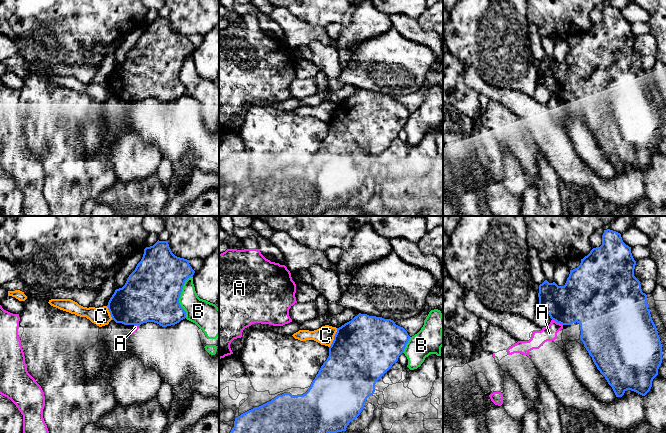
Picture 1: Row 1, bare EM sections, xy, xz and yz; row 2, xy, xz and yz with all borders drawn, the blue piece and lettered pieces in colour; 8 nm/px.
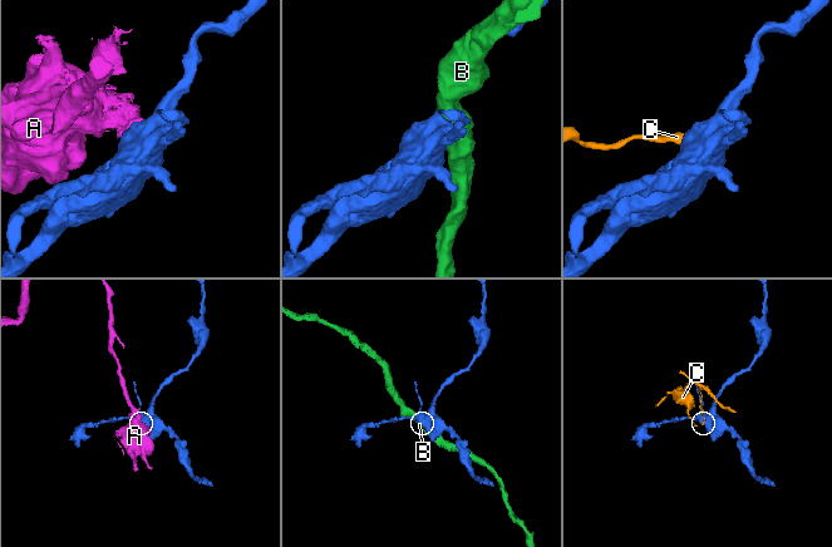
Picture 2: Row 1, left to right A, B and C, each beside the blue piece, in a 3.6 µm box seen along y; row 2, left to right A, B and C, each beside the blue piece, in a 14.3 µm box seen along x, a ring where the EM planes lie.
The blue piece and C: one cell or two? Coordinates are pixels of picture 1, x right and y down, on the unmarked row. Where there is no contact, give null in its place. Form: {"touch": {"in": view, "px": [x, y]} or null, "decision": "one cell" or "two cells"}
{"touch": {"in": "xz", "px": [334, 114]}, "decision": "two cells"}

